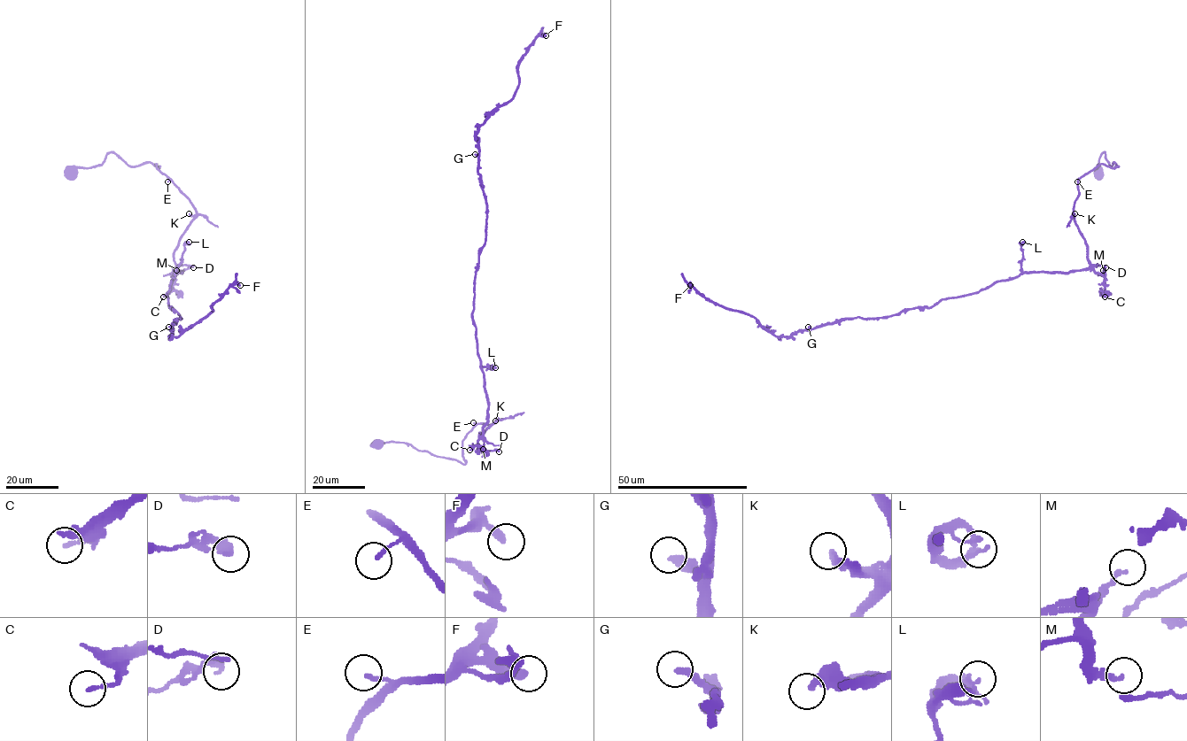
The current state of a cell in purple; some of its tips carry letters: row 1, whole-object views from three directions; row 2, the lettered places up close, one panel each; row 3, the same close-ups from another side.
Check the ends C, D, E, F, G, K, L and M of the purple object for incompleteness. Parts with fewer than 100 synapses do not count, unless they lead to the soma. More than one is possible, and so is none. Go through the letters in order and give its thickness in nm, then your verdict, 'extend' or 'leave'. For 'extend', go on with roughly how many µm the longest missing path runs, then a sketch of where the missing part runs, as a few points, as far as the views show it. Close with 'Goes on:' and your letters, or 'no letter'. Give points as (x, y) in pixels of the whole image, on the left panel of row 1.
C: 160 nm thick; leave
D: 320 nm thick; leave
E: 150 nm thick; leave
F: 300 nm thick; leave
G: 300 nm thick; leave
K: 280 nm thick; leave
L: 160 nm thick; leave
M: 190 nm thick; leave
Goes on: no letter

